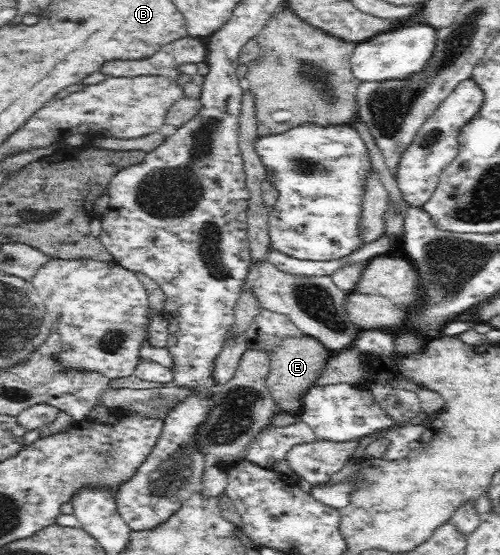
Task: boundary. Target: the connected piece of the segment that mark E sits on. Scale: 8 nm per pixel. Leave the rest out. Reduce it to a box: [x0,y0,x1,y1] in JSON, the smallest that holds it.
[266,335,330,414]

